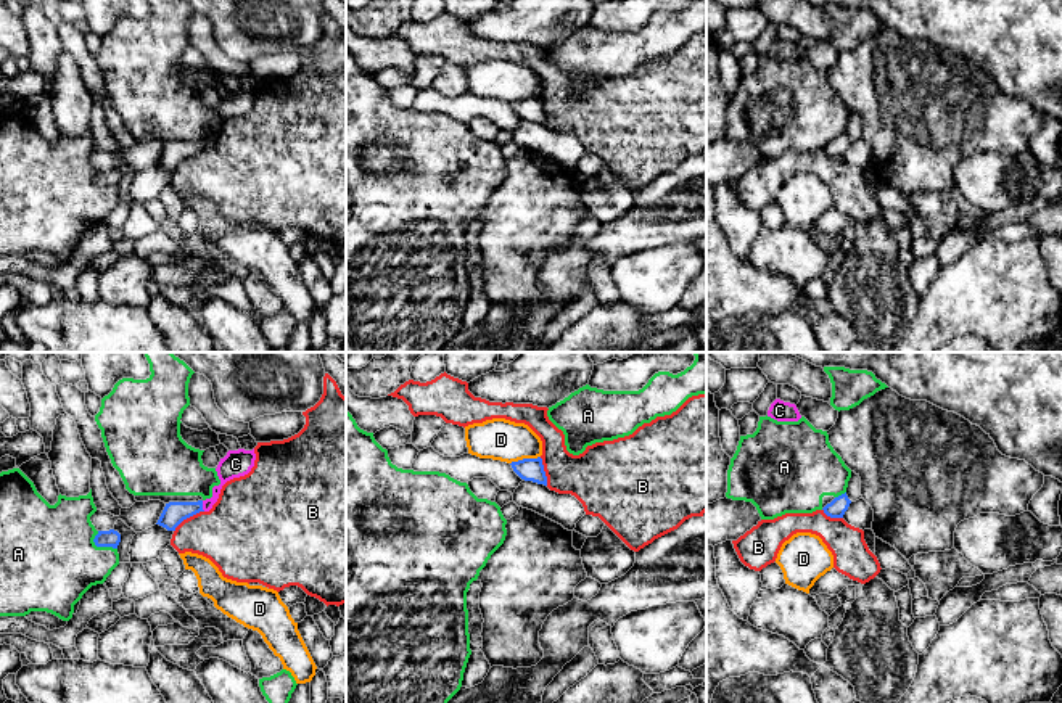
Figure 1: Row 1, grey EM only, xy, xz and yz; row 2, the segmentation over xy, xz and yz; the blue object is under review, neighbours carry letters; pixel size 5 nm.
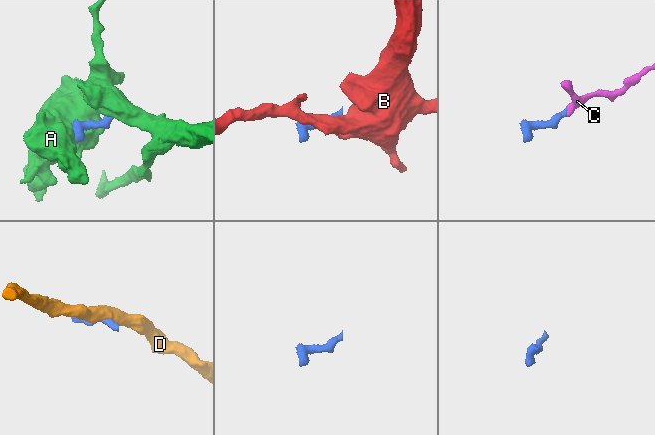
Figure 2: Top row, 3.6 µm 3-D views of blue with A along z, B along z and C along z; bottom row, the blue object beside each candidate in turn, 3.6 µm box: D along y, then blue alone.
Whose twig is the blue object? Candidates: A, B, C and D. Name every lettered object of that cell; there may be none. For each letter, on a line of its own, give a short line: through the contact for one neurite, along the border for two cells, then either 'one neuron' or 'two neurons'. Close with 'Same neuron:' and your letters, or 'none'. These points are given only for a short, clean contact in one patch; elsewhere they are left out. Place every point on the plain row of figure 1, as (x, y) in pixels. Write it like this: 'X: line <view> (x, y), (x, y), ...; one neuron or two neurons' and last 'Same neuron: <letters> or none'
A: two neurons
B: line xy (203, 150), (187, 156), (174, 171); two neurons
C: one neuron
D: line xz (539, 95), (518, 98), (510, 103); two neurons
Same neuron: C

